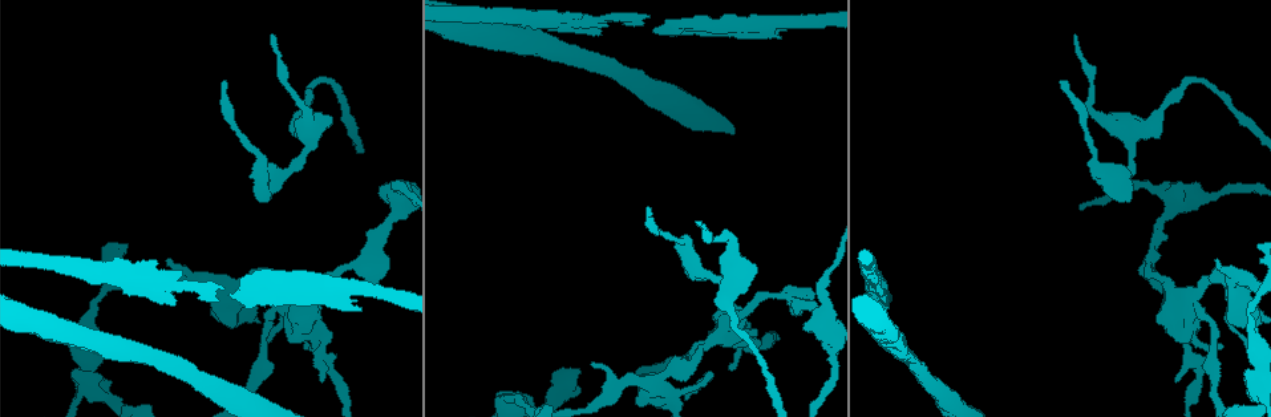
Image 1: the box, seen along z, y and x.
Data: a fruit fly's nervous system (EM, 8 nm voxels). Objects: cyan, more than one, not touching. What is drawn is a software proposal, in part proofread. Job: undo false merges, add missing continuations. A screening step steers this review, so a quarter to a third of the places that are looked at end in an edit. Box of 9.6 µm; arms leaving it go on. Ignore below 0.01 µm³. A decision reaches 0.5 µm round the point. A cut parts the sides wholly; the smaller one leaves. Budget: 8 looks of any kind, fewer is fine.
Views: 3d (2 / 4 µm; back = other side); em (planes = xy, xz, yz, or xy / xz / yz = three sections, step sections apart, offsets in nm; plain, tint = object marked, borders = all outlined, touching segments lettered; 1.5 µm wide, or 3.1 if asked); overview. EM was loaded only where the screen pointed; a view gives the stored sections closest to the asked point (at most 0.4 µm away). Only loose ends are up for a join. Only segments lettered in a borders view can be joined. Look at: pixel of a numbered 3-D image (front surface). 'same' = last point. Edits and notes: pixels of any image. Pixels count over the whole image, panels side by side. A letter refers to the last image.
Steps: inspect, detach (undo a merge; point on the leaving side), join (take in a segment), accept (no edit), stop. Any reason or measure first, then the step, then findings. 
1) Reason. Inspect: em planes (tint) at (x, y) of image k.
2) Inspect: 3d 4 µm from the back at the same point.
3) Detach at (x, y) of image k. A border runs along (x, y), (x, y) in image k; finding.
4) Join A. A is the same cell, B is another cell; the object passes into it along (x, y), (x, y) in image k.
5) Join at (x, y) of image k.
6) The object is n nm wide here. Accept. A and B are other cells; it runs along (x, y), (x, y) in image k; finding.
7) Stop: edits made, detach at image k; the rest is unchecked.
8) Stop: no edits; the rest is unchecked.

An open end. Inspect: 3d 2 µm at (786, 29) of image 1.

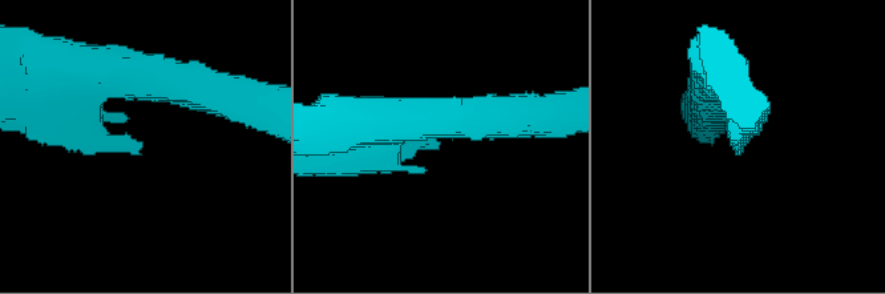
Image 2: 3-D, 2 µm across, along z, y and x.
Shape alone is not enough. Inspect: em planes (tint) at (740, 146) of image 2.

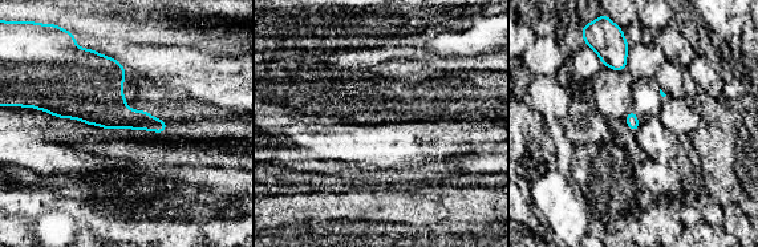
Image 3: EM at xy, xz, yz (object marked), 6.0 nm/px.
Inspect: em planes (borders) at the same point.

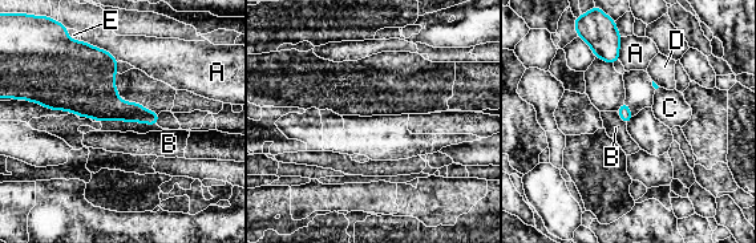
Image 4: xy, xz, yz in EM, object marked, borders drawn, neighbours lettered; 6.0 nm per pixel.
The longest contact is with A, 260 nm. Accept. A, B, C, D and E are other cells; a border runs along (615, 112), (626, 125) in image 4; no lettered segment goes on from it.

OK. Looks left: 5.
Thick end. Inspect: em planes (borders) at (547, 30) of image 1.

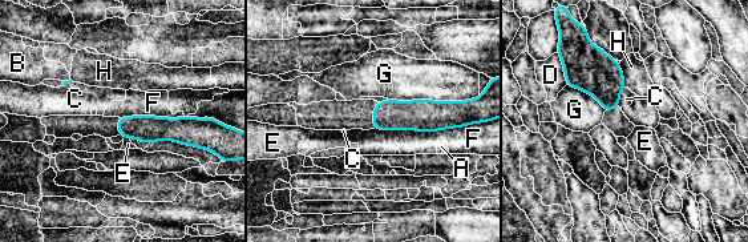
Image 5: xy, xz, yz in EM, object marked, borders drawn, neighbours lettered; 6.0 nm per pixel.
Accept. A, B, C, D, E, F, G and H are other cells; a border runs along (465, 125), (429, 132), (374, 129) in image 5; no lettered segment goes on from it.

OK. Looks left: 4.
An open end. Inspect: em yz step 4 (borders) at (322, 382) of image 1.

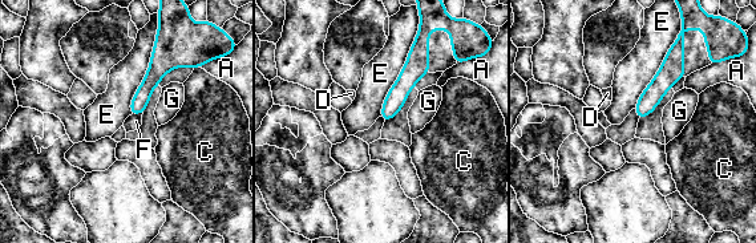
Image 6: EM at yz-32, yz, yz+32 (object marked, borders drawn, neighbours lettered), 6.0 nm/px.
Accept. A, C, D, E, F and G are other cells; a border runs along (142, 112), (130, 116) in image 6; none of them fits.

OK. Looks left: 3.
Stop: no edits; the rest is unchecked.

